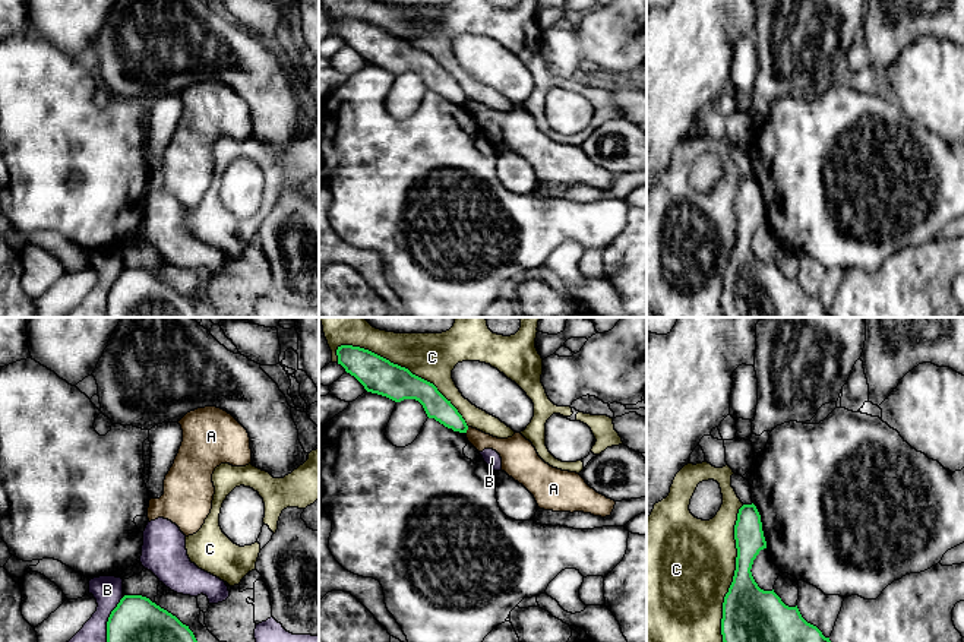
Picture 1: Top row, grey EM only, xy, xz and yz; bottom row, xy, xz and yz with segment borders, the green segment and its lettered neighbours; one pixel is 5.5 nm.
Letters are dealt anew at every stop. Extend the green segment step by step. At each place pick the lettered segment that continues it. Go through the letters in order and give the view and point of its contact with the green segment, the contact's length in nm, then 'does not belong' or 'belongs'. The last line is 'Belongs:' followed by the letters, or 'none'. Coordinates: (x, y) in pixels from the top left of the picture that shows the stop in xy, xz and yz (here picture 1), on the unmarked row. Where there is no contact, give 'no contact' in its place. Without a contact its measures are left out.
A: xz (467, 101) | 40 nm | does not belong
B: xy (108, 293) | 280 nm | does not belong
C: xz (404, 40) | 850 nm | does not belong
Belongs: none

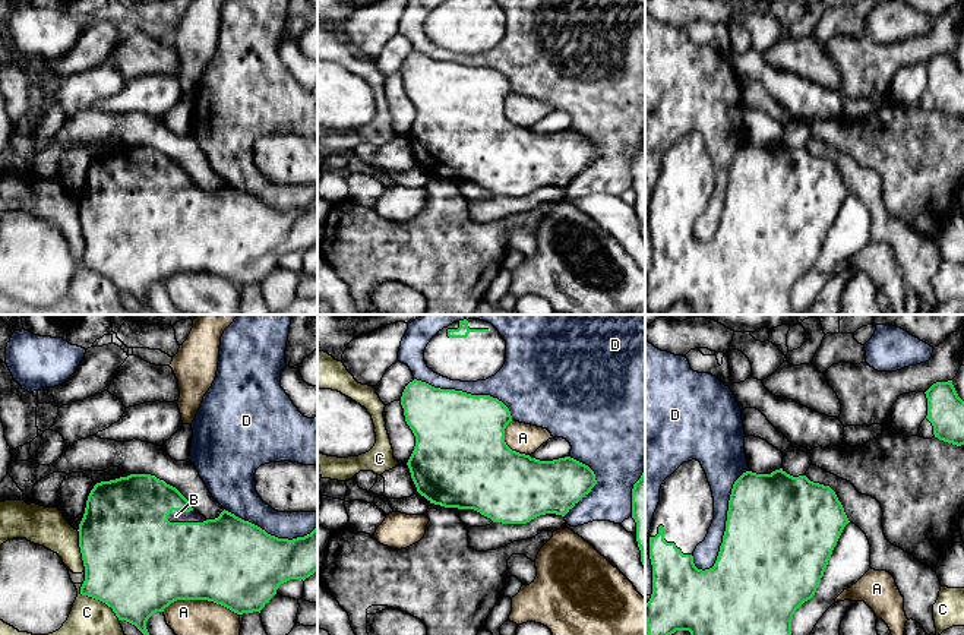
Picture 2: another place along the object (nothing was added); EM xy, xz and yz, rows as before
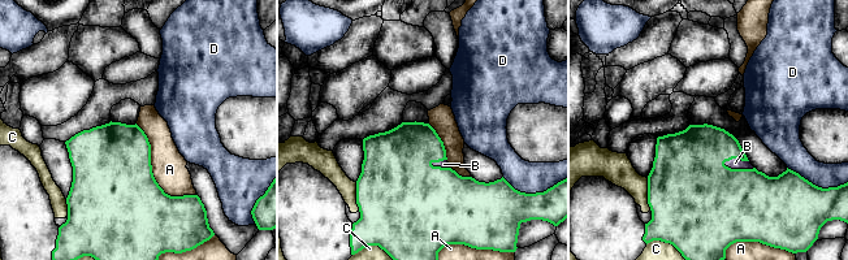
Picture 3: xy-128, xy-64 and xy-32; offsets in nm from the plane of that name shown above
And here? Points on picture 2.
A: xy (201, 271) | 420 nm | does not belong
B: xy (186, 195) | 220 nm | belongs
C: xy (98, 271) | 300 nm | does not belong
D: yz (726, 196) | 600 nm | does not belong
Belongs: B

